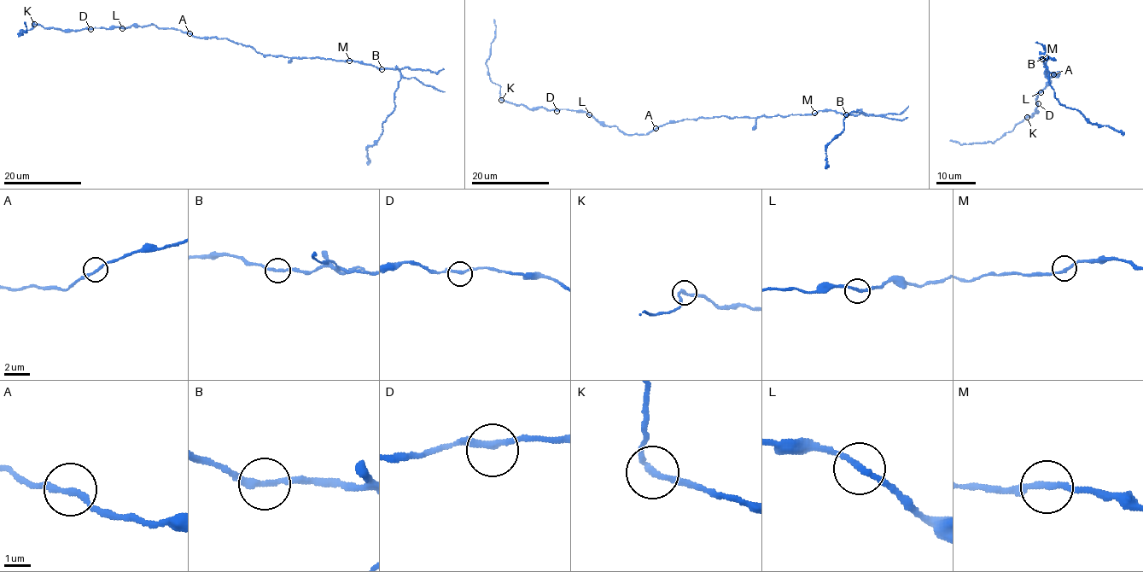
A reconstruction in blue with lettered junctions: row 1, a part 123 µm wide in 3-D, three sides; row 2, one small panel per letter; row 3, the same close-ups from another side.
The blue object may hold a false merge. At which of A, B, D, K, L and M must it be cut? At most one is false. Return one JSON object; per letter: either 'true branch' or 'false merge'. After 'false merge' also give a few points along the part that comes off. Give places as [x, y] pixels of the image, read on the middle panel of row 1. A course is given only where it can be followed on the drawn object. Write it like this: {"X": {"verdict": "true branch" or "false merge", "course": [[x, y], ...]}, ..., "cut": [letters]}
{"A": {"verdict": "true branch"}, "B": {"verdict": "true branch"}, "D": {"verdict": "true branch"}, "K": {"verdict": "false merge", "course": [[502, 100], [500, 86], [490, 80], [486, 61], [496, 35], [494, 20]]}, "L": {"verdict": "true branch"}, "M": {"verdict": "true branch"}, "cut": ["K"]}

